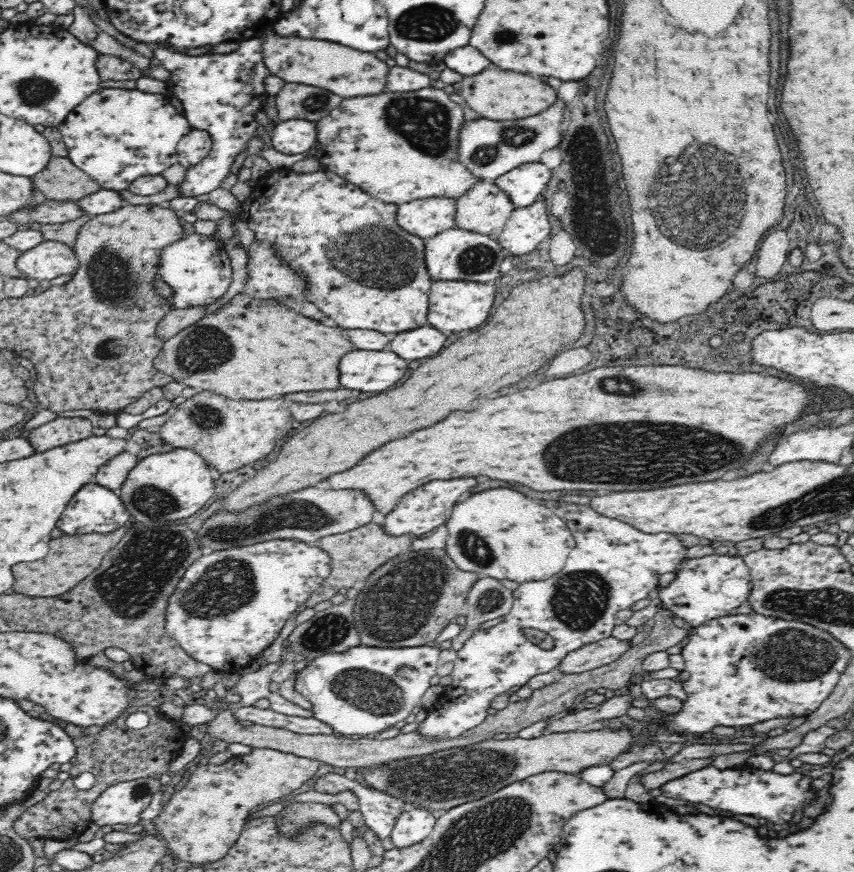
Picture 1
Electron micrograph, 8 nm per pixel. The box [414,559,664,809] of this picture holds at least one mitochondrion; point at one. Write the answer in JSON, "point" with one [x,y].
{"point":[579,599]}

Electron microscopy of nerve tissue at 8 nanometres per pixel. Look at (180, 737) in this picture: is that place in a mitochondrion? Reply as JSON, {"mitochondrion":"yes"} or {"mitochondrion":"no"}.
{"mitochondrion":"no"}

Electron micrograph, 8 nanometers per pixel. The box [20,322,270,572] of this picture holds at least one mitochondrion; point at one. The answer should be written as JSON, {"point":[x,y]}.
{"point":[206,348]}

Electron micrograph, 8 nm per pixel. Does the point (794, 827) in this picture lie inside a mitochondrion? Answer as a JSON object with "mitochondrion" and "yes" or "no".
{"mitochondrion":"no"}

